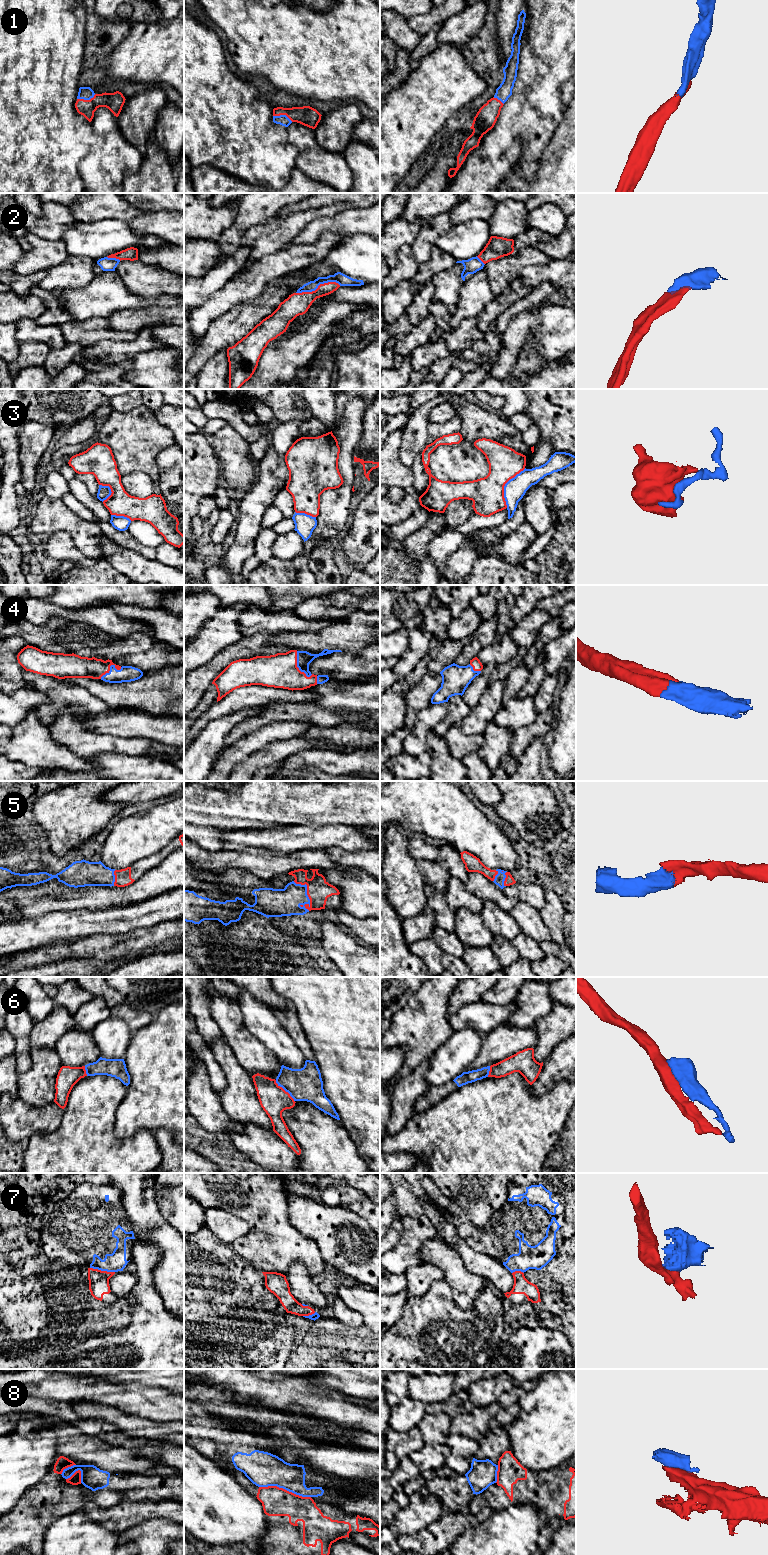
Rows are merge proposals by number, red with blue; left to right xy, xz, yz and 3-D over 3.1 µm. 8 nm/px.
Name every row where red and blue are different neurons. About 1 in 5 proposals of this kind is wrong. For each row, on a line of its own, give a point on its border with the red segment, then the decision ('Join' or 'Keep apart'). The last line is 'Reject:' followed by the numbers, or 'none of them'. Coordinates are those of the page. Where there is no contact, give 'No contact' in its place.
1: Touches red at xy (86, 100). Join
2: Touches red at xz (318, 286). Join
3: Touches red at yz (504, 485). Keep apart
4: Touches red at xz (296, 665). Join
5: Touches red at xz (307, 893). Join
6: Touches red at xz (284, 1090). Keep apart
7: Touches red at xy (102, 1271). Keep apart
8: Touches red at xz (284, 1489). Keep apart
Reject: 3, 6, 7, 8

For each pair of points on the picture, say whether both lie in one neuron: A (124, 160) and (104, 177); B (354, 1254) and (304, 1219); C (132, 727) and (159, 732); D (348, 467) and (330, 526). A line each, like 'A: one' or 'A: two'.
A: one
B: one
C: one
D: one

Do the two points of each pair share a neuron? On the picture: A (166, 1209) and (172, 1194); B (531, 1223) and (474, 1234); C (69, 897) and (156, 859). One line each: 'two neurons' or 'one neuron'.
A: one neuron
B: one neuron
C: two neurons

